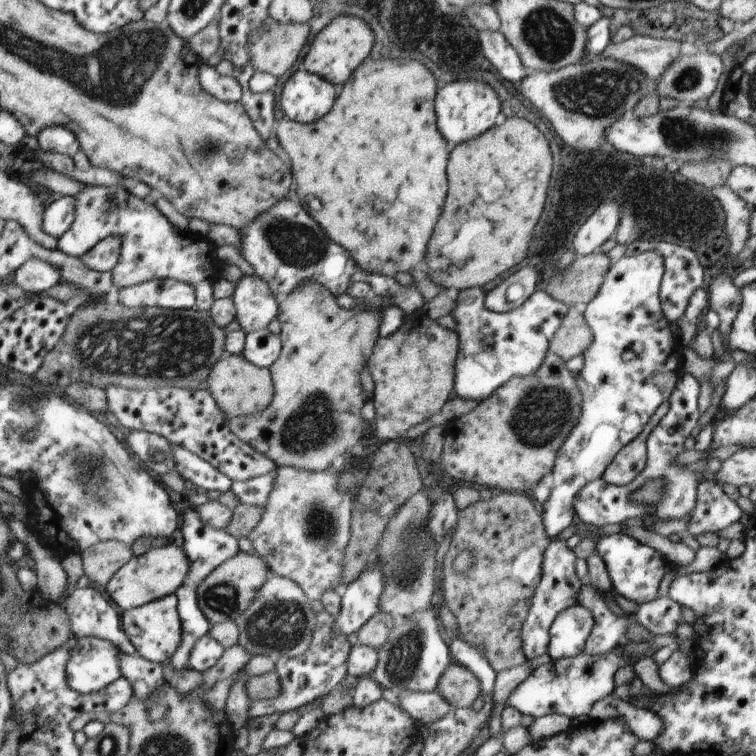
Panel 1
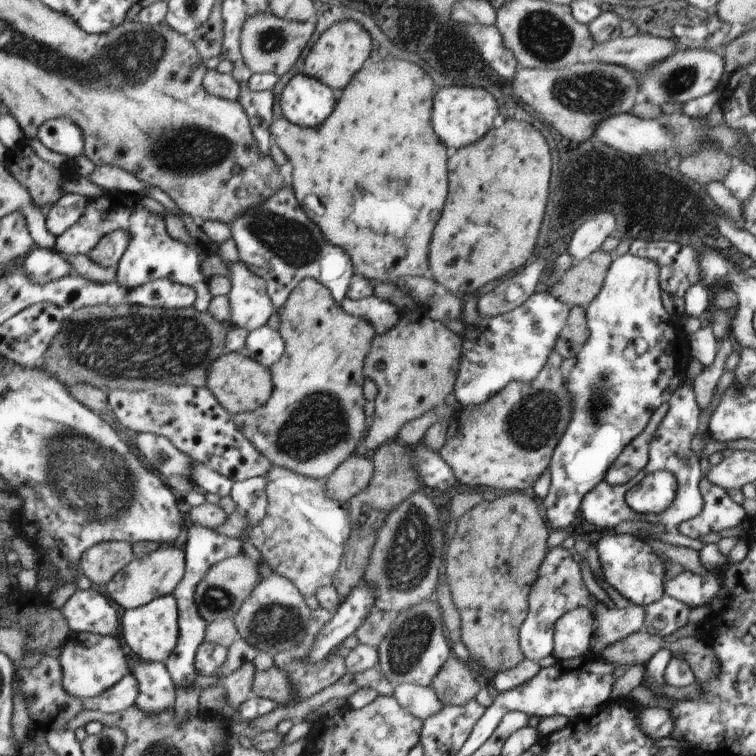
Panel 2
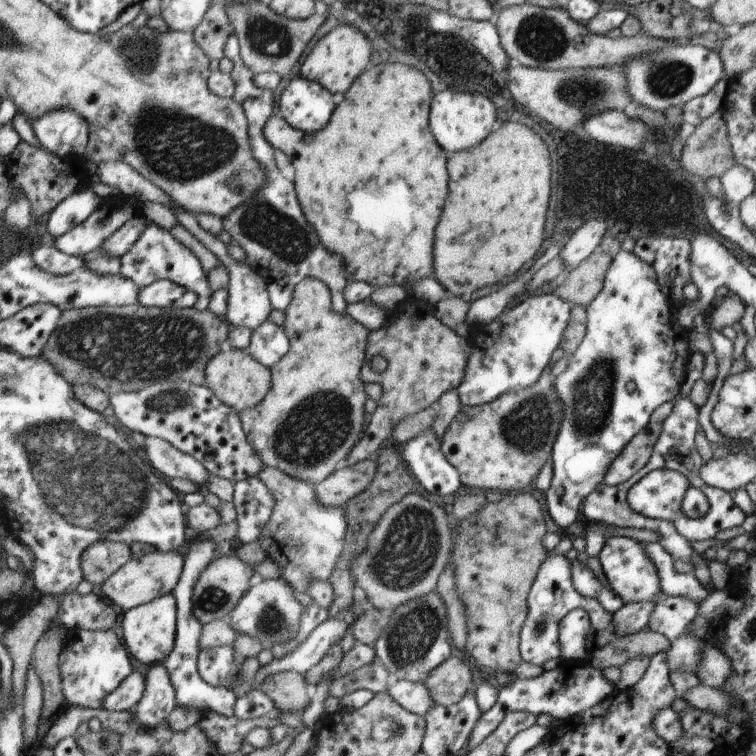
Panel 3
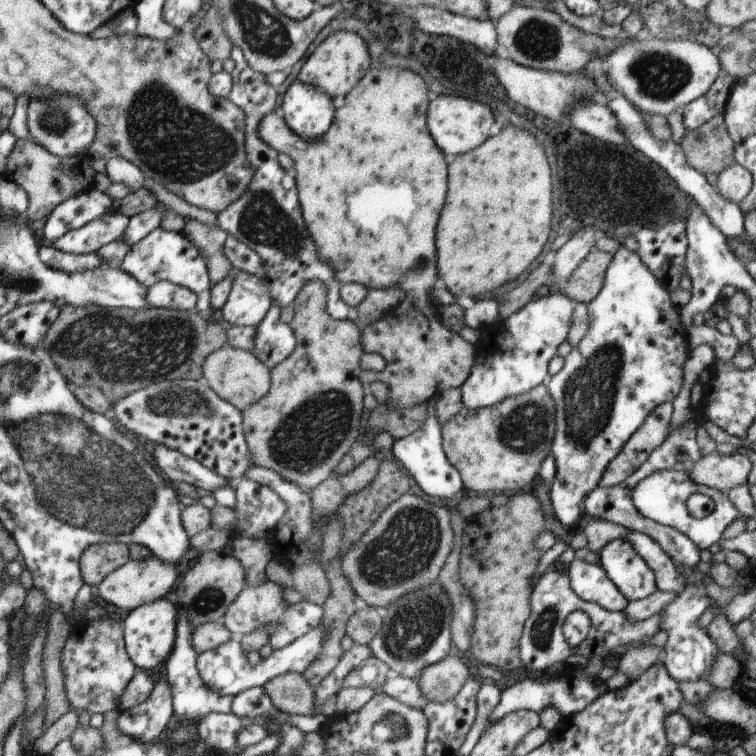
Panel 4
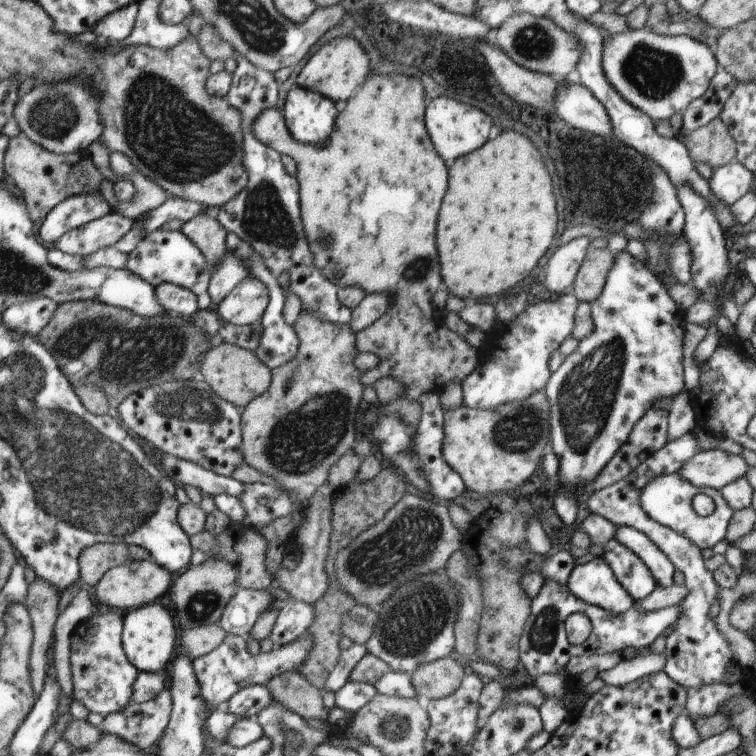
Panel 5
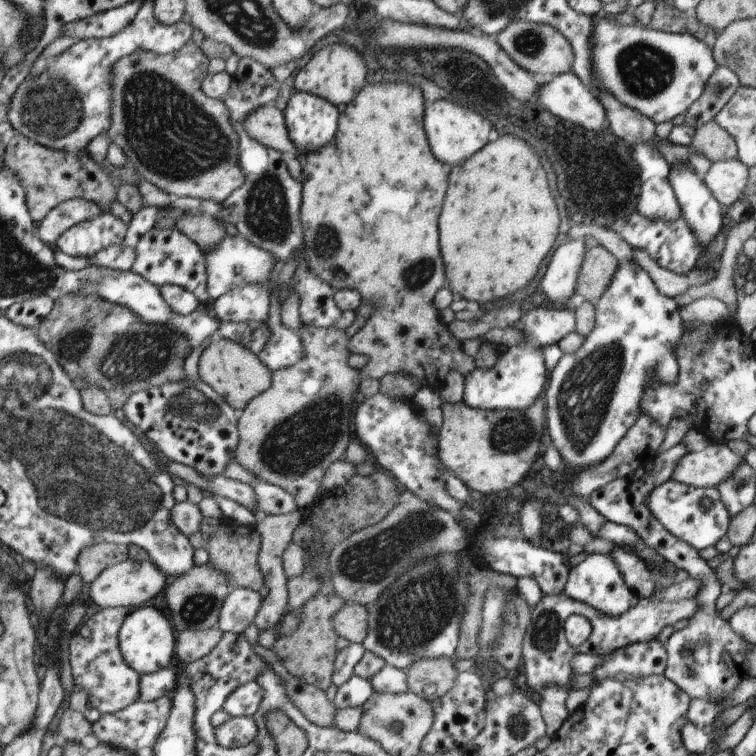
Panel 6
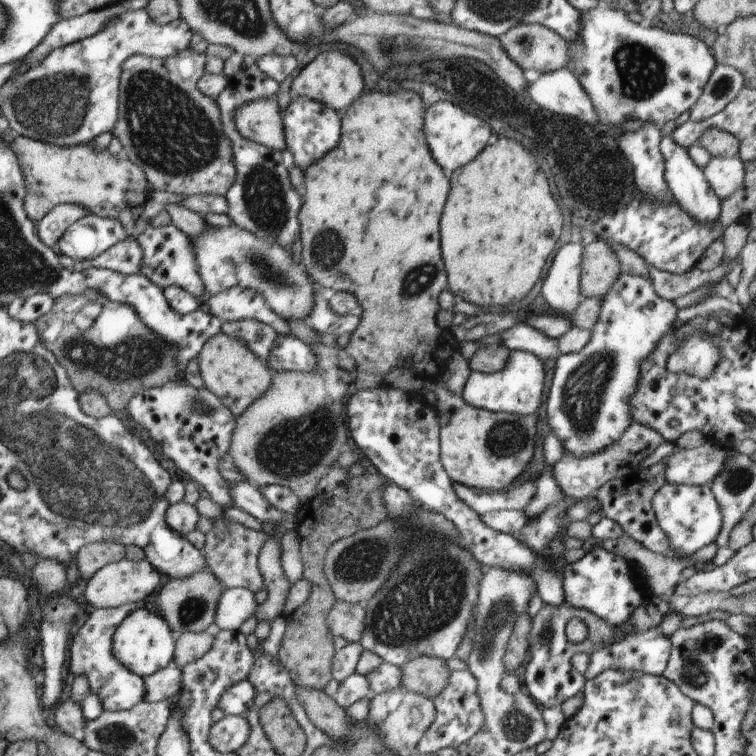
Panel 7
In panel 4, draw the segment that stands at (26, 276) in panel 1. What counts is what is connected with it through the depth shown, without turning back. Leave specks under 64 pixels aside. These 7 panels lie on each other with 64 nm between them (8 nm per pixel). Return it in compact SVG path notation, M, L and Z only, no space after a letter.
M52 244L50 247L43 246L40 256L43 256L44 262L50 268L55 268L60 270L60 272L68 272L68 274L104 267L104 260L102 260L100 254L70 254L56 248L55 244Z

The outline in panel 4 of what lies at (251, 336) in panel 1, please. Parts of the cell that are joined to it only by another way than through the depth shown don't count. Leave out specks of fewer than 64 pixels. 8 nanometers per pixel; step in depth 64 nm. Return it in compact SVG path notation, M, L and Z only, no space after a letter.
M272 304L268 315L258 326L255 344L252 352L269 369L283 363L295 350L298 338L291 325L280 321L280 306Z

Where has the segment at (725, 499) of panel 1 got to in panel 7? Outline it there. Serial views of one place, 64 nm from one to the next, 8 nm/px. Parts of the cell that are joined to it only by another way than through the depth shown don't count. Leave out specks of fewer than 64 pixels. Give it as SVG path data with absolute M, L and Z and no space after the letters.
M665 483L652 498L657 522L666 533L670 550L676 550L680 557L694 554L702 546L714 542L723 531L723 508L709 485L694 486Z

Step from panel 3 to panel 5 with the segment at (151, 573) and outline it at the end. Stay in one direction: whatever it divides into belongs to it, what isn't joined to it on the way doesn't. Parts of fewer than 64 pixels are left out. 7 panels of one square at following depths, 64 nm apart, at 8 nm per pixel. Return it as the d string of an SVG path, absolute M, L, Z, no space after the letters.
M128 560L119 567L114 567L96 587L96 596L99 602L112 606L112 608L120 608L120 610L127 612L132 611L138 606L144 606L146 602L152 602L156 598L160 598L172 584L170 578L170 569L164 568L157 561L154 560Z

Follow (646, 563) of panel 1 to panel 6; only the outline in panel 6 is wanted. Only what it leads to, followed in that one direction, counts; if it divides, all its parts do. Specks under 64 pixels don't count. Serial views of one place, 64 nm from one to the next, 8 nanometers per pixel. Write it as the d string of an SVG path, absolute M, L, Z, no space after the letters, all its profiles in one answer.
M619 545L607 555L616 562L620 576L636 596L648 598L655 592L655 574L638 555L625 551Z

